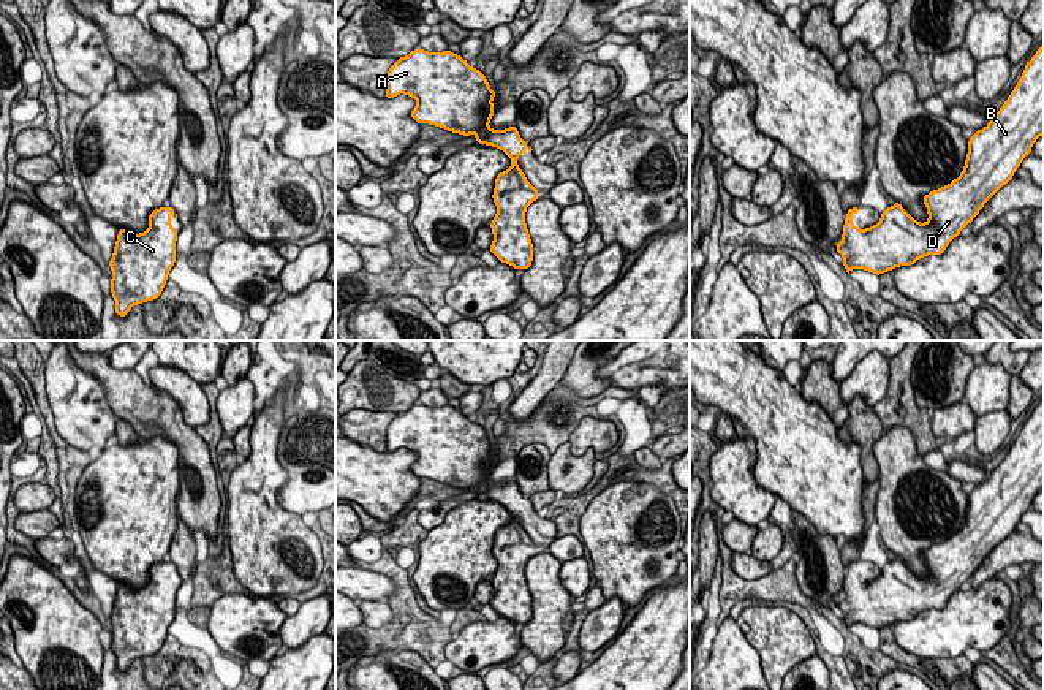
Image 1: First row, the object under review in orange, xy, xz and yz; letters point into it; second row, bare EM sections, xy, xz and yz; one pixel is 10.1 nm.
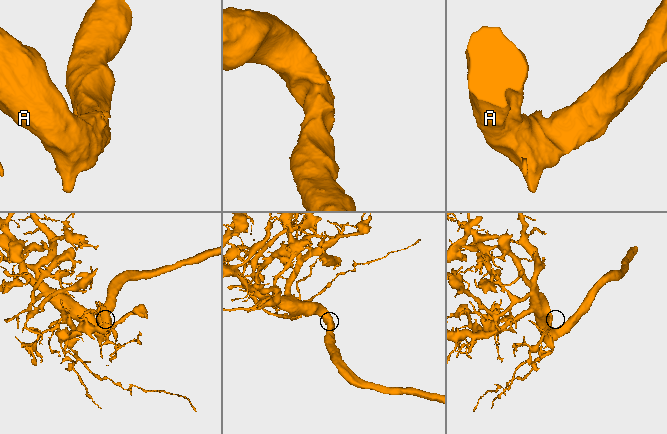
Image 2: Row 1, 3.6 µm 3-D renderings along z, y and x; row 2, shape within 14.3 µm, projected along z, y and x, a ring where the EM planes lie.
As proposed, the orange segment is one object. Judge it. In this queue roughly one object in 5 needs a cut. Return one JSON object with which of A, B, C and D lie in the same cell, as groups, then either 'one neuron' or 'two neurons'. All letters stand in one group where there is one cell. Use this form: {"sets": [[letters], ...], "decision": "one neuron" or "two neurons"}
{"sets": [["A", "B", "C", "D"]], "decision": "one neuron"}

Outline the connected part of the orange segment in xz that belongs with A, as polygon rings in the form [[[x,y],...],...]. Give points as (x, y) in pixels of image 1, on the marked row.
[[[414,49],[407,57],[397,59],[388,71],[386,98],[394,98],[399,93],[418,100],[416,108],[411,111],[411,117],[418,123],[430,123],[463,136],[475,133],[475,139],[479,144],[498,147],[513,160],[511,168],[500,172],[495,179],[492,198],[497,204],[497,215],[490,223],[494,242],[489,250],[498,261],[514,269],[528,269],[533,261],[533,244],[525,225],[525,210],[530,203],[538,199],[538,190],[517,166],[517,157],[525,154],[527,147],[527,141],[519,136],[517,127],[514,125],[501,131],[489,127],[490,117],[495,112],[492,104],[495,92],[489,87],[486,76],[451,51],[427,52]]]

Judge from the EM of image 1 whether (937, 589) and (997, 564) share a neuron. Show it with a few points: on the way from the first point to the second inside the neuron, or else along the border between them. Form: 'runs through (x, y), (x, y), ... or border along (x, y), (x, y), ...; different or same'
border along (997, 545), (972, 575); different

